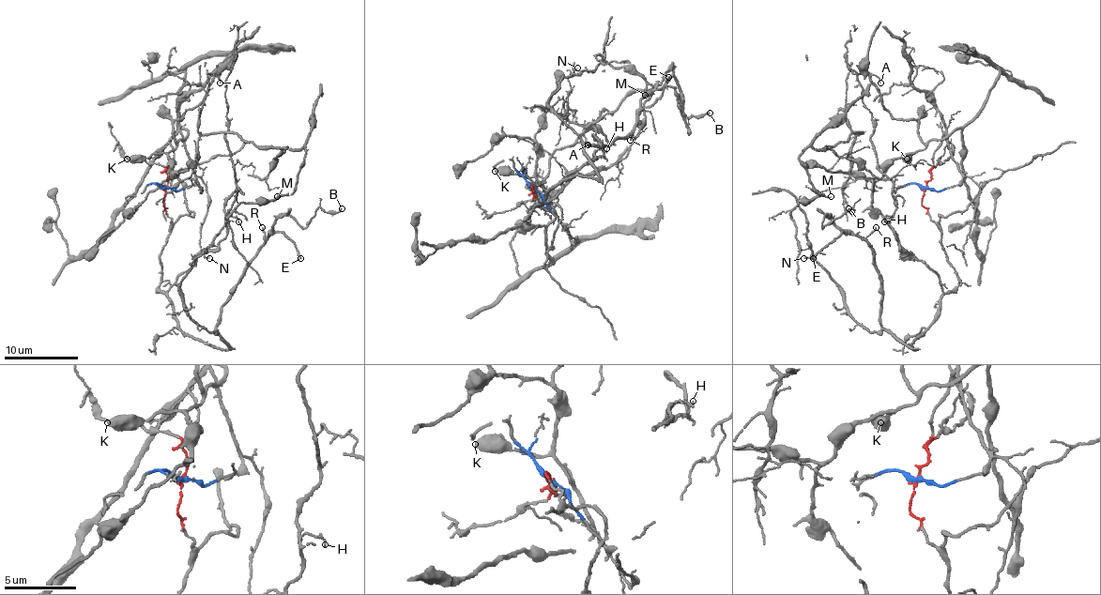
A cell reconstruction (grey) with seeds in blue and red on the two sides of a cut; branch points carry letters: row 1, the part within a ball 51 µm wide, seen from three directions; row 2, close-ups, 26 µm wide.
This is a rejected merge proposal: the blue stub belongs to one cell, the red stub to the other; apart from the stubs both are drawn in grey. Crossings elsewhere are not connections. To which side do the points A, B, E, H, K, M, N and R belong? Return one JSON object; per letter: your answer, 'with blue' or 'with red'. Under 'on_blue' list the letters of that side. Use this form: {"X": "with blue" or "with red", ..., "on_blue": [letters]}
{"A": "with blue", "B": "with red", "E": "with red", "H": "with red", "K": "with blue", "M": "with blue", "N": "with red", "R": "with red", "on_blue": ["A", "K", "M"]}

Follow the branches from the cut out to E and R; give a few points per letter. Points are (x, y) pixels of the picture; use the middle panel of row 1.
E: (533, 189), (539, 204), (527, 221), (554, 187), (596, 177), (585, 146), (625, 137), (669, 77)
R: (533, 189), (539, 204), (527, 221), (554, 187), (596, 177), (587, 144), (606, 146), (631, 129), (631, 139)

